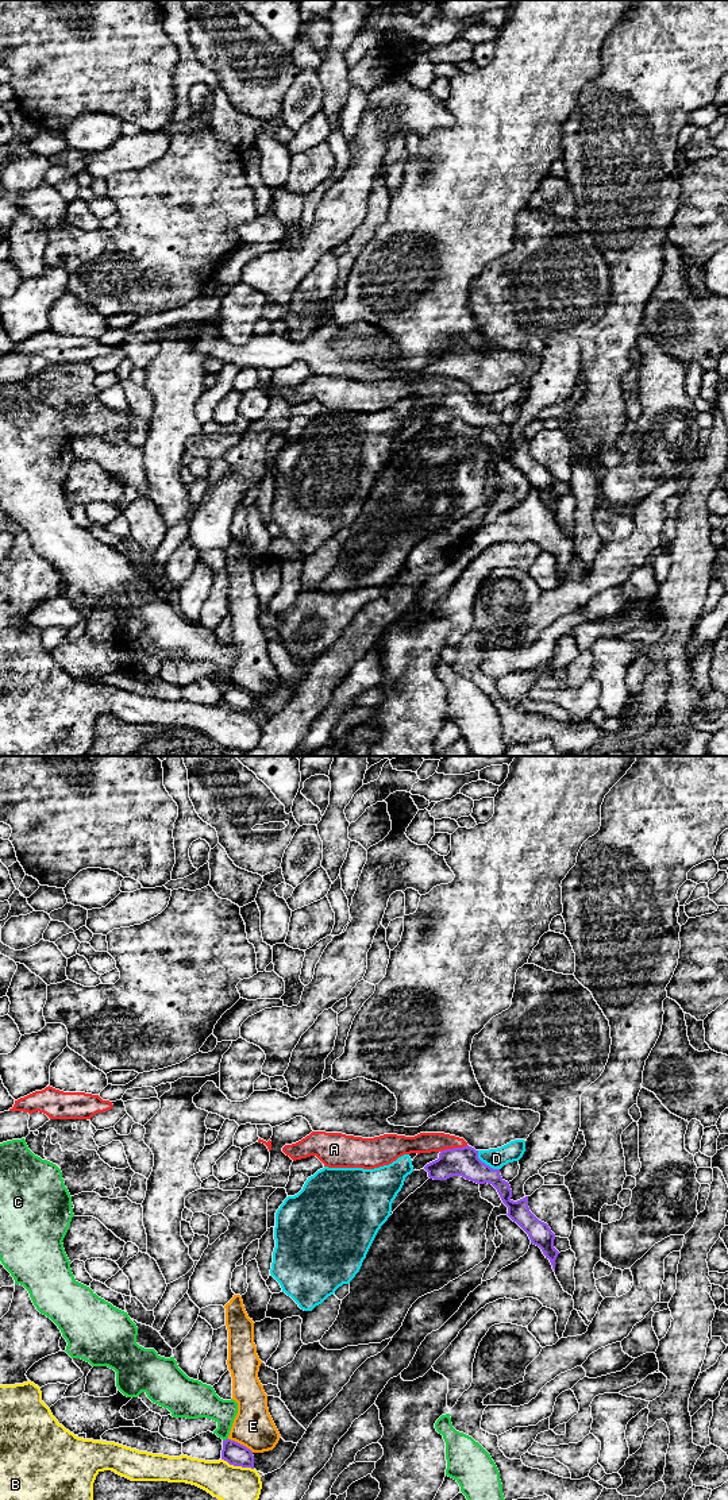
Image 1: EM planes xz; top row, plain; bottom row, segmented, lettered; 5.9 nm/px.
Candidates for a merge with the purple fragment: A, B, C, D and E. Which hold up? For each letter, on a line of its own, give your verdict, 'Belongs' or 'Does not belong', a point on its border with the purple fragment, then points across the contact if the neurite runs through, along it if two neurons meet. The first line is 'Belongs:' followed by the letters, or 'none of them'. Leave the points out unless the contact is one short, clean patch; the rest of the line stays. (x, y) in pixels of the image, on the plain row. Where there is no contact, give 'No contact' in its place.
Belongs: A
A: Belongs. Touches purple at xz (454, 392). Path across: xz (463, 405), (454, 392), (443, 386), (424, 386)
B: Does not belong. Touches purple at xz (238, 709). Boundary: xz (222, 702), (230, 708), (253, 713)
C: Does not belong. Touches purple at xz (226, 683)
D: Does not belong. Touches purple at xz (484, 407)
E: Does not belong. Touches purple at xz (239, 687). Boundary: xz (228, 682), (253, 695)

